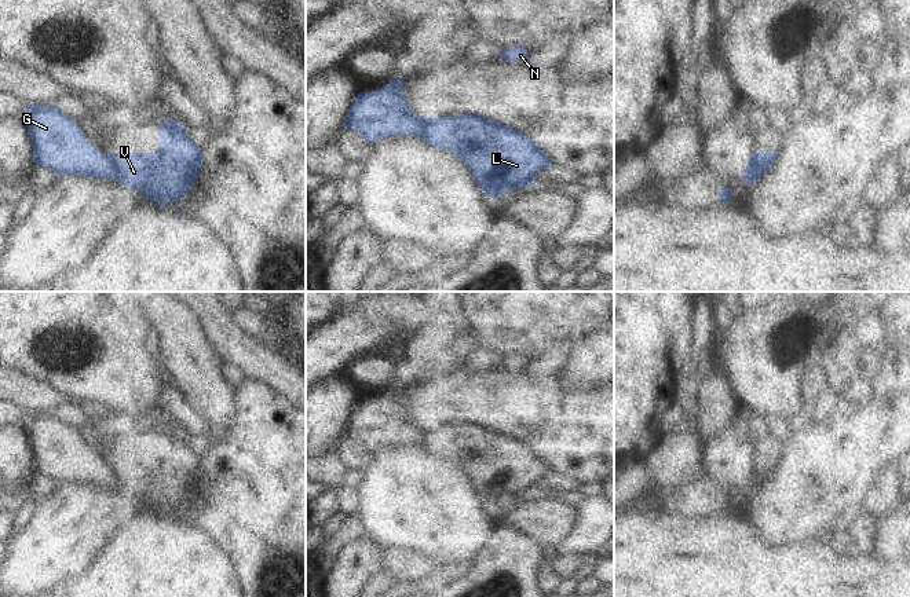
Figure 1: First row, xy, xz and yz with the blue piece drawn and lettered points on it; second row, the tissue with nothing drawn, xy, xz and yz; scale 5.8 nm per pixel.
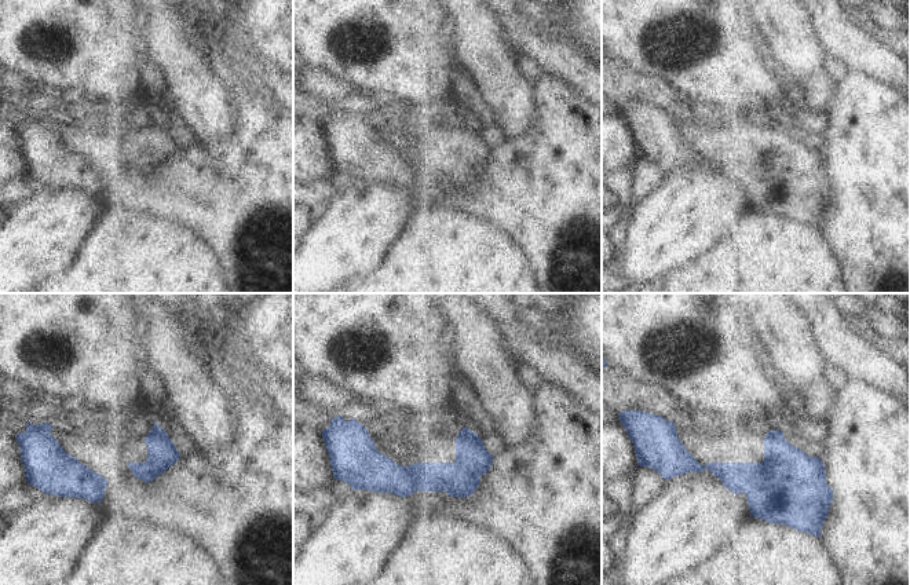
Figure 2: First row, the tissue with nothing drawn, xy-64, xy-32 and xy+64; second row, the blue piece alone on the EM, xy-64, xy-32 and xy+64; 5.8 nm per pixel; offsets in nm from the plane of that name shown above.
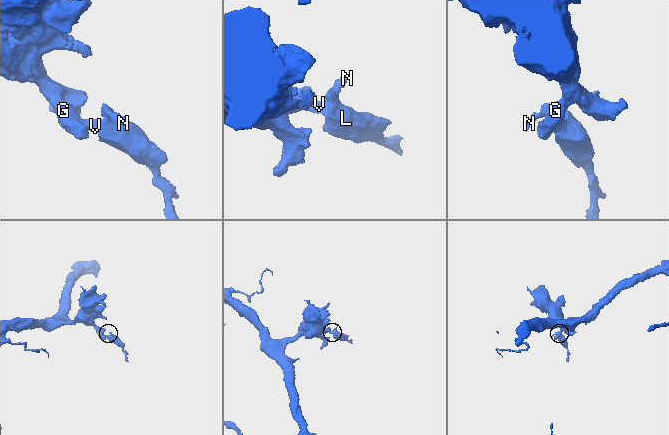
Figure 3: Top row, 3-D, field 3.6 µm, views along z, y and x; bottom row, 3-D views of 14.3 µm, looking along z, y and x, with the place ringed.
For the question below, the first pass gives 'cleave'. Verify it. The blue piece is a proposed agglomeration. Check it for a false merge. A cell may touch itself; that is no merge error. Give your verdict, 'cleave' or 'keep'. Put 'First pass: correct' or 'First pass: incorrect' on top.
First pass: correct
cleave

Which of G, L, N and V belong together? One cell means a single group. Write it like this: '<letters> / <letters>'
G / L N V

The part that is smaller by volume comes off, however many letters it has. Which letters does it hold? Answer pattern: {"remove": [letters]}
{"remove": ["L", "N", "V"]}

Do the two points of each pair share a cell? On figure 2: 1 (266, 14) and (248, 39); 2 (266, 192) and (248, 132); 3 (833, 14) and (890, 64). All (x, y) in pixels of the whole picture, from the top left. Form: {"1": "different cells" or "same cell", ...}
{"1": "same cell", "2": "same cell", "3": "same cell"}

